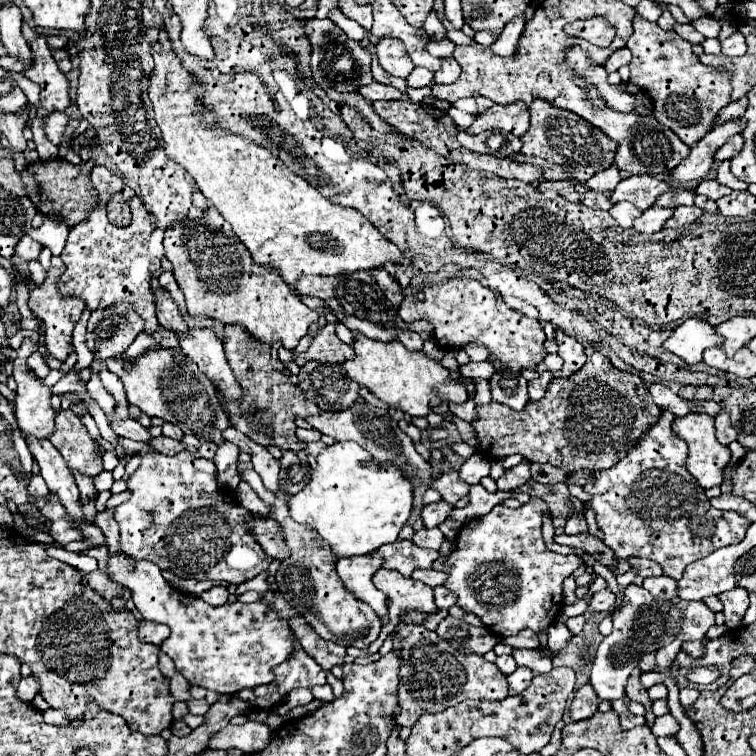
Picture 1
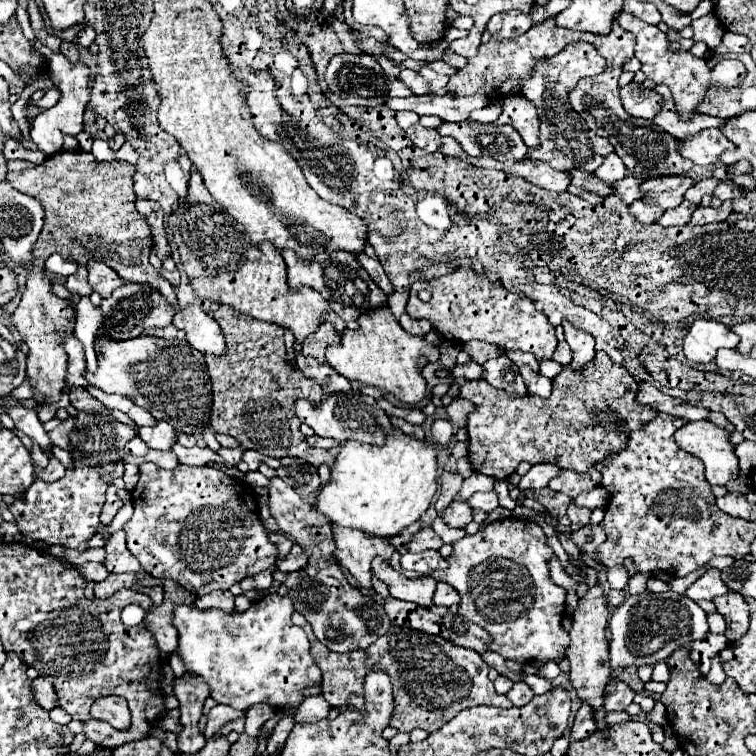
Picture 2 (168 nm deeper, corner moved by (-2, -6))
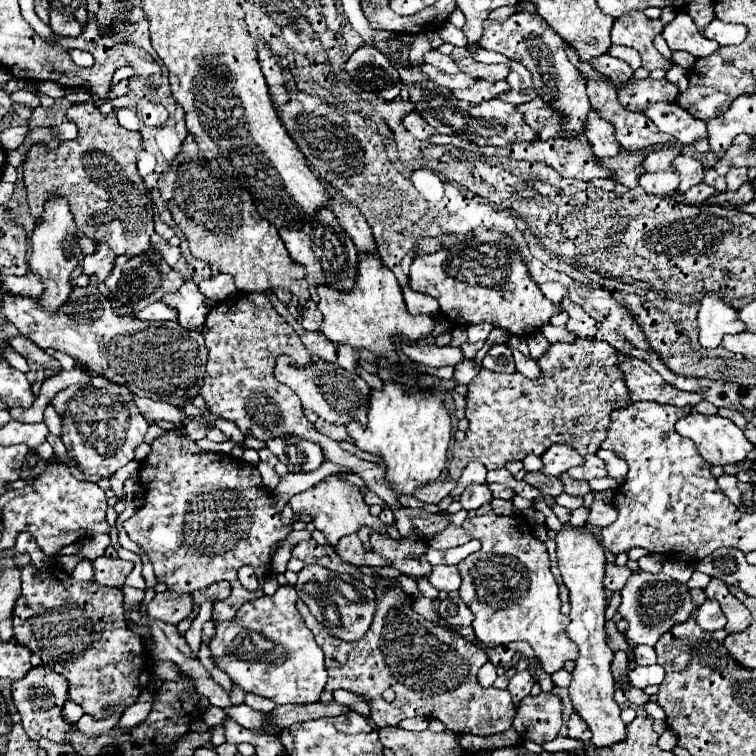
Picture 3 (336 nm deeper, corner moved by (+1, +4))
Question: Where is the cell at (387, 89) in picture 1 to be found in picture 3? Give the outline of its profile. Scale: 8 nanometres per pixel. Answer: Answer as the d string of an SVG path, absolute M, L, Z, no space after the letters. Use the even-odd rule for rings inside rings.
M477 81L469 89L455 89L455 91L451 91L451 95L475 105L475 103L481 103L485 99L493 99L495 95L499 95L499 93L503 93L507 89L509 87L507 87L505 81L495 81L495 83L491 83L491 81Z

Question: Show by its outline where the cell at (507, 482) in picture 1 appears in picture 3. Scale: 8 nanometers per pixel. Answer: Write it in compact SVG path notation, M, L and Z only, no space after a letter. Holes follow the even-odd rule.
M553 445L549 451L545 451L541 455L541 461L543 461L541 473L559 477L567 469L571 469L575 465L581 465L583 457L575 449L571 449L569 445Z

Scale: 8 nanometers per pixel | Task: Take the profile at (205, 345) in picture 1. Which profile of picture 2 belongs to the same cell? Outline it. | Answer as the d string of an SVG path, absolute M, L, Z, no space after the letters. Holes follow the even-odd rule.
M194 303L194 305L178 311L174 315L172 323L178 329L186 331L186 341L200 353L222 355L222 351L224 351L222 329L214 321L214 317L210 317L206 311L202 311L200 303Z

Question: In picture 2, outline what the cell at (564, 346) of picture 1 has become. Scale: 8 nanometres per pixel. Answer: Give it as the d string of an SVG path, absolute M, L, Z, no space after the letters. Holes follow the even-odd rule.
M566 319L562 321L562 327L566 333L566 341L574 353L570 367L584 367L584 363L590 363L594 359L594 343L596 343L594 337L590 333L574 327Z

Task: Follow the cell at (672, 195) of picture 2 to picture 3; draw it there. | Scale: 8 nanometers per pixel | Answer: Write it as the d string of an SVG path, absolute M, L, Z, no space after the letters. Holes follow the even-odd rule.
M679 155L671 165L677 169L679 179L681 179L681 183L679 183L679 193L685 193L685 191L689 191L693 185L701 183L701 179L703 179L703 165L701 165L697 159L687 157L687 155Z

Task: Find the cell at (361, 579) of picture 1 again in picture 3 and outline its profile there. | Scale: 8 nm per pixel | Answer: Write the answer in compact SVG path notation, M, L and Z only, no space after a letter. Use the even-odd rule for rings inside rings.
M339 477L323 479L313 489L307 489L305 493L299 493L299 495L291 497L289 505L295 511L295 515L301 515L301 517L311 515L315 529L319 529L327 537L329 545L337 545L341 537L345 537L349 533L357 533L361 527L371 527L373 531L377 531L381 535L387 535L387 529L379 521L379 517L373 517L369 513L369 507L365 505L365 501L361 497L359 487L353 487Z

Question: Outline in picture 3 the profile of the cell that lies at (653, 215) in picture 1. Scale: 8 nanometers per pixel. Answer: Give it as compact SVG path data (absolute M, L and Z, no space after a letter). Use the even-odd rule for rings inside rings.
M701 183L701 185L695 185L693 189L689 189L687 193L683 193L683 197L685 197L687 203L703 203L707 197L711 197L711 195L715 195L715 193L717 193L717 191L715 191L713 187Z

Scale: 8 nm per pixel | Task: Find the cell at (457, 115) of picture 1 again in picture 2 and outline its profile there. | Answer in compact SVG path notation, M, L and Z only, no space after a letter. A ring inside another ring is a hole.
M494 103L494 105L488 105L488 107L484 107L484 109L476 109L472 115L470 115L470 121L480 121L480 123L492 123L492 121L496 121L498 119L498 115L500 115L500 109L502 105L498 103Z

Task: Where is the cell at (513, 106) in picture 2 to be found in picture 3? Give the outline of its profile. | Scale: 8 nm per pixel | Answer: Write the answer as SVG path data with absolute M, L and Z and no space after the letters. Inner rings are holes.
M535 97L533 101L521 103L517 107L521 109L521 115L525 117L525 121L529 121L529 125L533 125L533 129L537 129L537 139L547 141L547 139L559 137L559 131L561 131L559 113L555 113L539 97Z

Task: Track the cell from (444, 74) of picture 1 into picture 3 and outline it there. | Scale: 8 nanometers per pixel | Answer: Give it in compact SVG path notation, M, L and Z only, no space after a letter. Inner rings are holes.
M445 23L441 29L439 29L439 37L445 41L445 43L451 43L455 47L467 47L467 37L463 35L461 29L453 27L451 23Z

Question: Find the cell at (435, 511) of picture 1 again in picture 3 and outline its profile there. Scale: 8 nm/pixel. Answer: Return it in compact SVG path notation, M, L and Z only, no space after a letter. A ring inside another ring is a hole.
M471 483L465 487L465 491L461 493L459 497L459 503L463 505L463 509L471 511L471 509L479 509L483 503L489 503L493 497L491 497L491 491L483 485L477 485L477 483Z

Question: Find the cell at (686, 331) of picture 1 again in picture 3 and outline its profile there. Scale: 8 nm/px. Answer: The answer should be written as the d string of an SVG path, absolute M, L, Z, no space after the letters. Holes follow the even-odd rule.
M703 297L697 313L699 343L705 349L715 349L721 345L721 337L727 333L743 333L745 325L739 321L737 311L723 299Z

